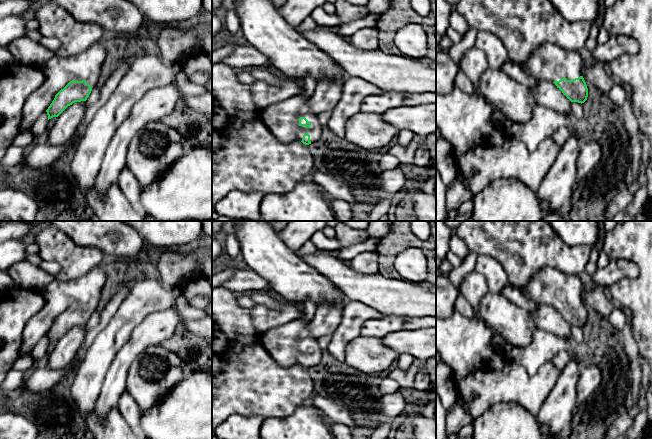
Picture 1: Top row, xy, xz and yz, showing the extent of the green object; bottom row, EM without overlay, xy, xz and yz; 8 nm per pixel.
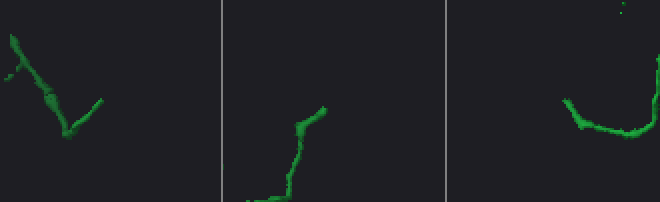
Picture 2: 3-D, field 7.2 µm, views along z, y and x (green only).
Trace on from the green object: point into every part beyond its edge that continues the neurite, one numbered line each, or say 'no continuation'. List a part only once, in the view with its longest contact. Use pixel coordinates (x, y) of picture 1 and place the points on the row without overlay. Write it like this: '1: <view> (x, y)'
1: xy (59, 295)

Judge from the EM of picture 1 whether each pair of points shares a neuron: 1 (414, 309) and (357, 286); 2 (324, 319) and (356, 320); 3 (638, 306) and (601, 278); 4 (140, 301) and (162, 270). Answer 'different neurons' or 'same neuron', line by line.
1: same neuron
2: different neurons
3: different neurons
4: different neurons

